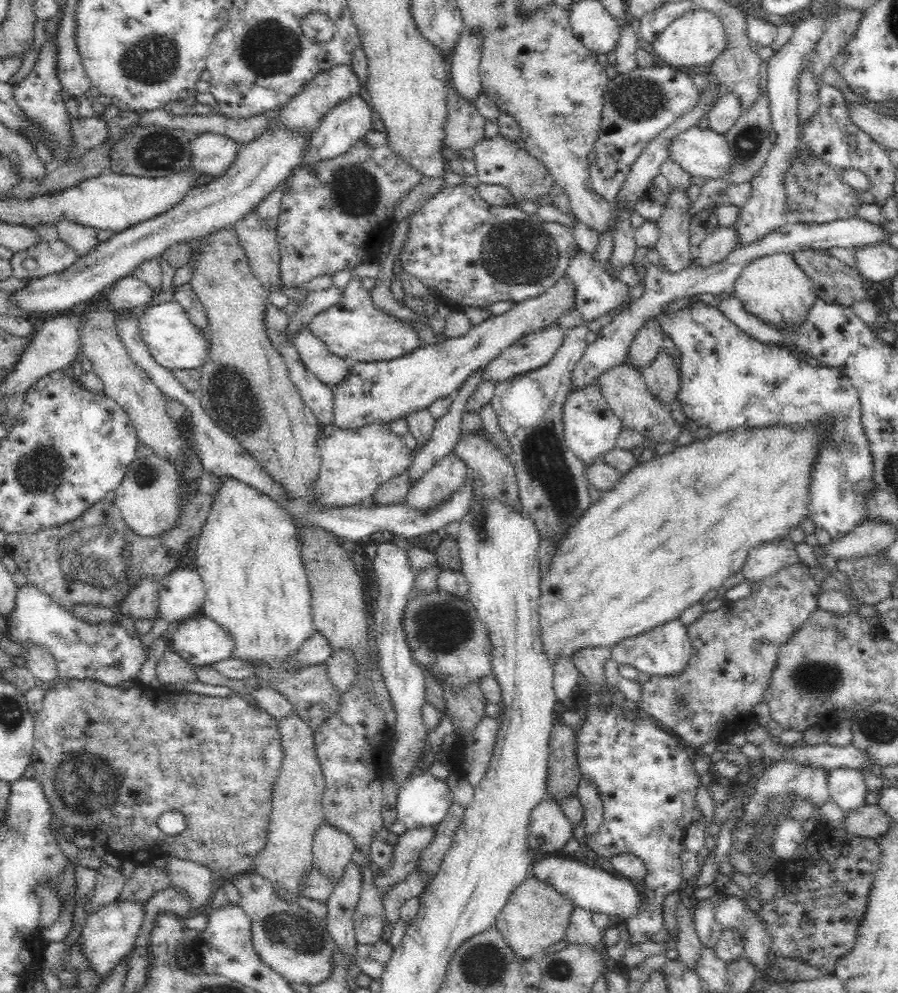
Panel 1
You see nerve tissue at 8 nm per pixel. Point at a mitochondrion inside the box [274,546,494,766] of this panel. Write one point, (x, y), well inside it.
(439, 628)

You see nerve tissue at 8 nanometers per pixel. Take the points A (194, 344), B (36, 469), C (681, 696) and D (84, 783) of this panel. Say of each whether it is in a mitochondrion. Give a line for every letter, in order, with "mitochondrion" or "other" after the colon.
A: other
B: mitochondrion
C: mitochondrion
D: mitochondrion

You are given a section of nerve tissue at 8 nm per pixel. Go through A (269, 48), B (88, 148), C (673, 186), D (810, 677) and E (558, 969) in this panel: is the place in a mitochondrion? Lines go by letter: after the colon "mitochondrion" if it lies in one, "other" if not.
A: mitochondrion
B: other
C: other
D: mitochondrion
E: mitochondrion

